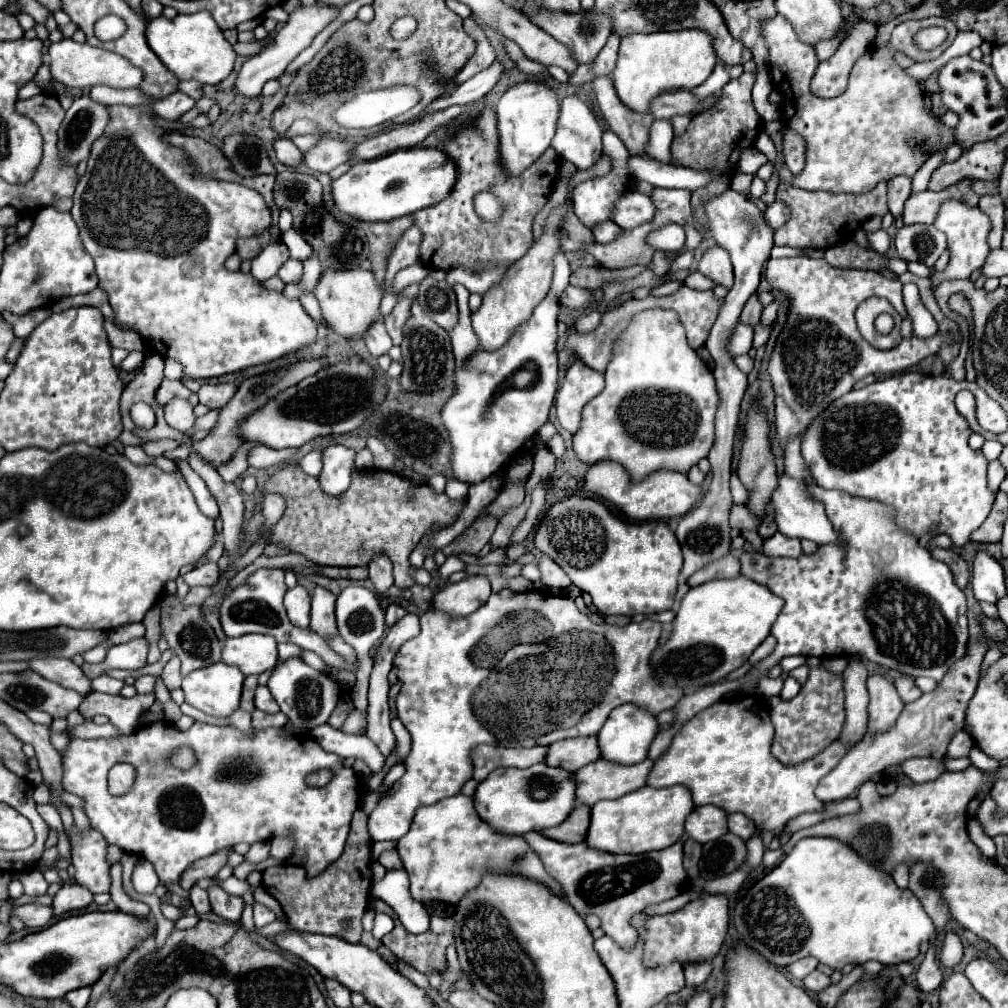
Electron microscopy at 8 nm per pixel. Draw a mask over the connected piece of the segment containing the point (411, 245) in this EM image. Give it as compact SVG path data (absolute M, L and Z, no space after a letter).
M418 226L408 228L408 230L400 236L400 240L398 240L398 244L396 244L396 248L394 248L394 254L392 254L390 260L388 260L386 282L392 282L394 276L396 276L402 268L408 268L408 266L420 262L420 252L418 252L420 242L422 242L422 232L420 232Z

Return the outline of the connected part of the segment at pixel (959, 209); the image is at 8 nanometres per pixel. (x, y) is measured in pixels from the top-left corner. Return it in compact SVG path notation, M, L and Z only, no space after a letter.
M944 200L940 204L940 210L936 214L934 226L946 234L948 238L948 248L950 248L950 262L946 270L938 276L932 276L932 288L938 288L940 282L952 280L952 278L970 278L970 274L978 268L984 266L984 260L990 252L988 246L988 234L992 230L990 218L978 208L978 206L968 206L960 200Z

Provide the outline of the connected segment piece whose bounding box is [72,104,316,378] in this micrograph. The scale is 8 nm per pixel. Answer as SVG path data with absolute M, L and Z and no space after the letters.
M118 104L118 106L108 106L108 112L110 112L110 122L108 122L104 134L92 144L90 156L88 156L88 168L86 168L84 176L80 178L80 182L76 186L72 216L74 216L74 222L80 228L80 238L82 238L84 248L94 258L96 274L98 274L98 280L100 280L98 286L108 294L110 306L114 310L114 318L118 320L118 328L130 326L130 330L138 332L140 338L146 340L146 344L150 344L162 358L166 356L170 360L178 360L182 364L184 376L190 376L190 378L214 378L214 376L222 376L222 374L228 374L228 372L238 372L238 370L244 370L248 366L256 366L256 364L262 364L262 362L276 360L276 358L288 354L288 352L294 352L302 346L312 344L316 340L316 322L306 314L300 300L292 300L292 298L286 298L282 292L268 290L252 274L244 274L242 270L230 272L224 266L228 256L232 256L236 252L236 240L238 238L260 235L270 226L272 214L270 214L270 208L266 206L266 202L262 200L262 196L256 190L250 190L246 186L240 186L240 184L234 184L234 182L214 180L214 178L204 176L204 174L196 174L196 166L188 158L188 154L182 148L176 148L176 146L172 146L164 140L164 136L170 130L162 128L154 122L156 114L154 114L150 104L146 104L146 106Z

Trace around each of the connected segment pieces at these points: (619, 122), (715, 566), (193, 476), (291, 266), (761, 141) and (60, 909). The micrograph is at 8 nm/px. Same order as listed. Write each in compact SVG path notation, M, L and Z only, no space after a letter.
M596 76L592 80L592 88L596 94L598 106L606 118L608 126L612 128L612 132L622 138L622 142L626 144L626 148L632 156L642 154L652 118L648 114L640 114L640 112L634 112L628 106L624 106L614 90L610 76Z
M726 554L726 558L720 558L718 562L712 562L710 566L704 566L696 574L688 578L688 586L700 586L708 580L716 578L736 578L740 576L740 560L734 554Z
M178 458L176 466L184 476L189 488L193 492L195 500L201 511L212 519L219 515L219 508L215 498L209 492L205 482L196 474L187 461Z
M288 260L286 266L282 266L282 270L278 272L278 276L286 282L286 284L296 284L298 278L302 278L302 262L300 260Z
M760 130L760 134L756 136L754 146L756 146L760 152L764 152L764 154L768 156L768 160L770 160L770 162L774 162L774 160L776 160L776 148L774 148L774 144L772 144L770 136L768 136L764 130Z
M68 882L54 896L52 910L54 910L54 916L60 916L60 914L70 912L70 910L82 910L90 902L92 902L92 892L90 890L86 890L84 886L78 886L76 882L74 884Z

